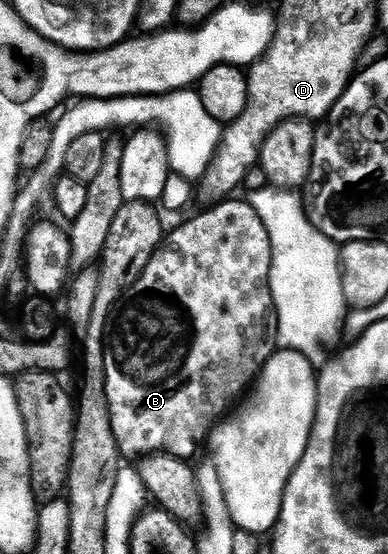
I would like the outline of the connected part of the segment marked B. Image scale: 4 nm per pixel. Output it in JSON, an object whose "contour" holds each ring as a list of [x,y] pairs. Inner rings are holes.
{"contour":[[[247,200],[224,201],[221,205],[216,205],[213,209],[208,209],[205,213],[190,218],[185,225],[180,225],[173,233],[171,230],[167,234],[166,240],[161,244],[158,252],[150,259],[144,274],[136,280],[131,289],[127,290],[126,300],[115,318],[114,332],[111,334],[108,345],[106,399],[110,407],[110,423],[116,441],[120,445],[121,454],[146,455],[150,452],[161,452],[169,453],[175,457],[192,459],[196,453],[196,448],[200,445],[200,440],[203,437],[205,440],[216,428],[221,418],[229,412],[227,409],[232,404],[235,406],[249,392],[250,386],[264,370],[264,365],[278,349],[277,342],[274,340],[276,308],[270,287],[271,270],[272,244],[270,243],[270,235],[262,223],[262,219],[256,213],[256,208]]]}

